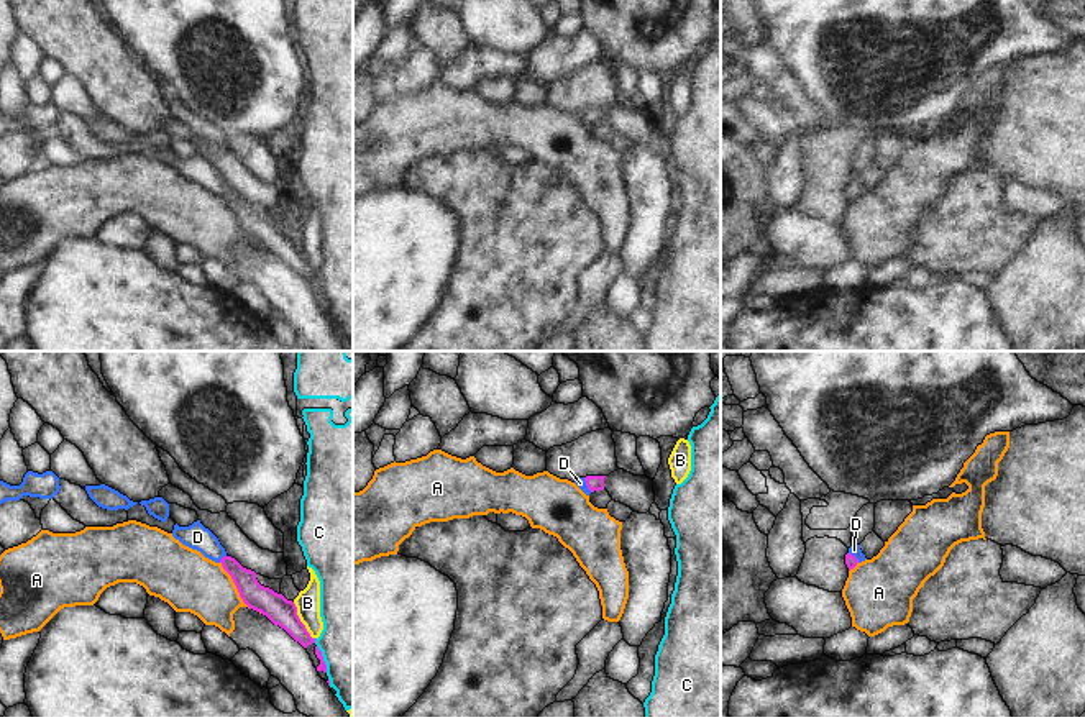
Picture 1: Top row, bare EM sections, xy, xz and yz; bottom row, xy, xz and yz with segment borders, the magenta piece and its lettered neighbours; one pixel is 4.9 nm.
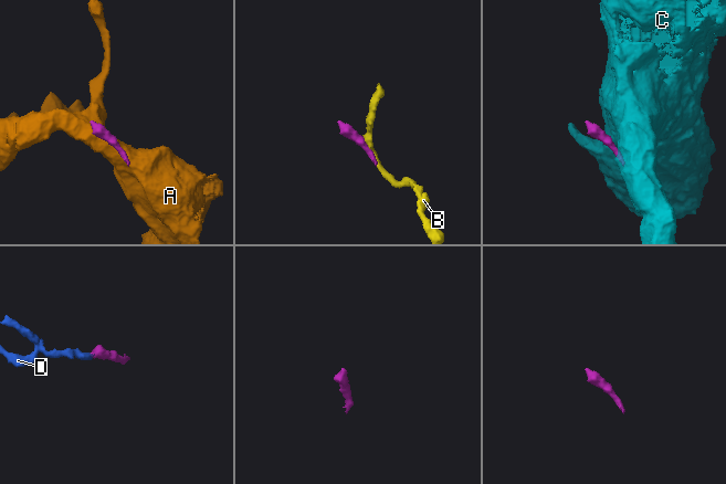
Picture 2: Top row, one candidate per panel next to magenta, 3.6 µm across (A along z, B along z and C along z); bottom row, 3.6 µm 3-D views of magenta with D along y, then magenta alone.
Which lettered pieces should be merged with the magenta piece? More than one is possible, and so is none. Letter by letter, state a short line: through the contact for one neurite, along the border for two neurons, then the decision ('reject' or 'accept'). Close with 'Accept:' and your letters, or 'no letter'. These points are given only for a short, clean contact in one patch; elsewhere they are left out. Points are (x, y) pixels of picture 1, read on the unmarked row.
A: reject
B: xy (283, 245), (299, 253), (307, 235) | accept
C: xy (317, 278), (327, 304) | reject
D: xy (255, 228), (222, 191), (197, 169) | accept
Accept: B, D

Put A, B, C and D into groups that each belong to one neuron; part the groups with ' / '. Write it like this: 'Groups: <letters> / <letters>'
Groups: A / B D / C.

